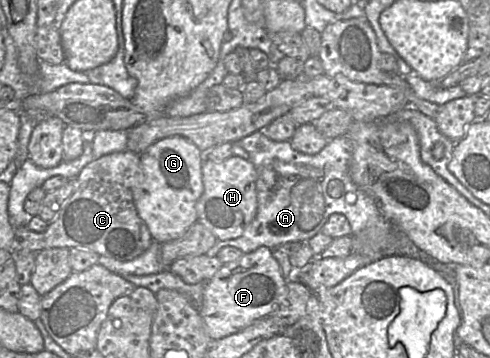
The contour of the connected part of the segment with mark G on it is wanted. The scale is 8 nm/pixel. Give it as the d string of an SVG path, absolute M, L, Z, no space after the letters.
M174 136L151 145L141 156L139 184L134 203L154 241L165 243L183 236L198 221L197 203L204 192L202 153L189 140Z

